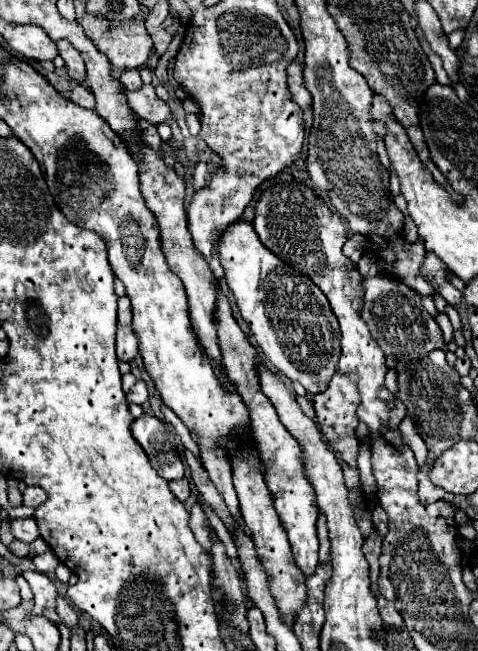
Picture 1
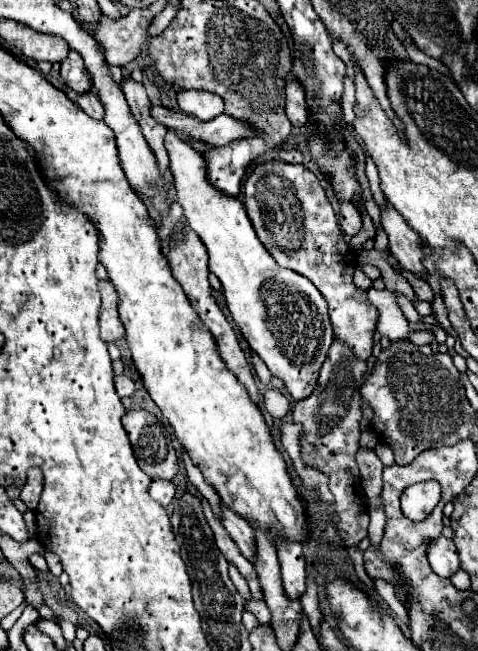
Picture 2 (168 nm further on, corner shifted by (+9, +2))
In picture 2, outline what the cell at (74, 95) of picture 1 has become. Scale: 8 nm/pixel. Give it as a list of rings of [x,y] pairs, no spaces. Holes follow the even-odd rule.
[[[89,92],[89,94],[81,94],[81,96],[77,98],[77,104],[79,104],[79,108],[81,108],[85,114],[89,114],[91,118],[95,118],[95,120],[103,120],[105,108],[103,108],[103,104],[99,102],[99,98],[97,98],[93,92]]]

